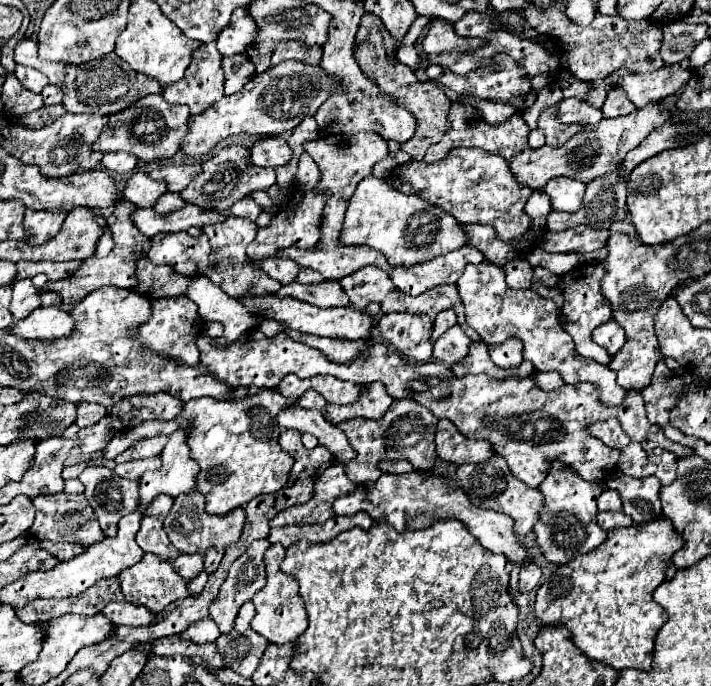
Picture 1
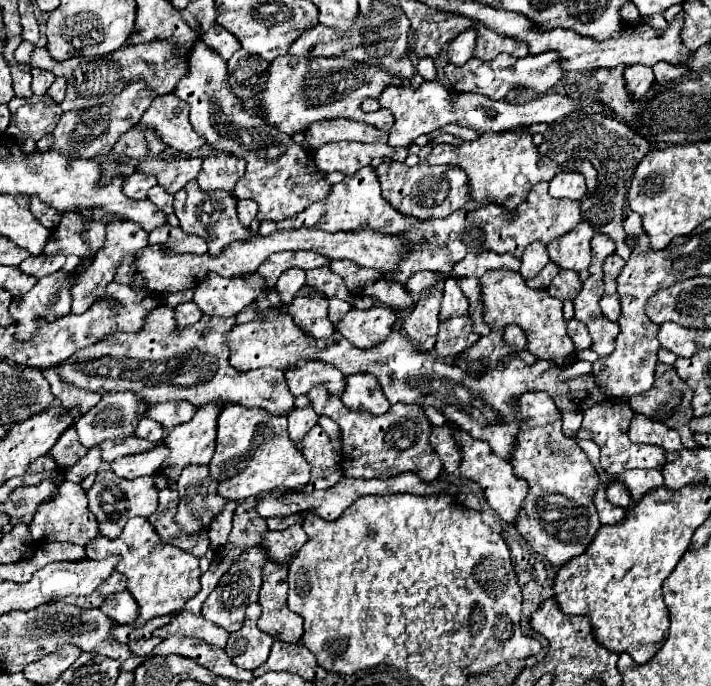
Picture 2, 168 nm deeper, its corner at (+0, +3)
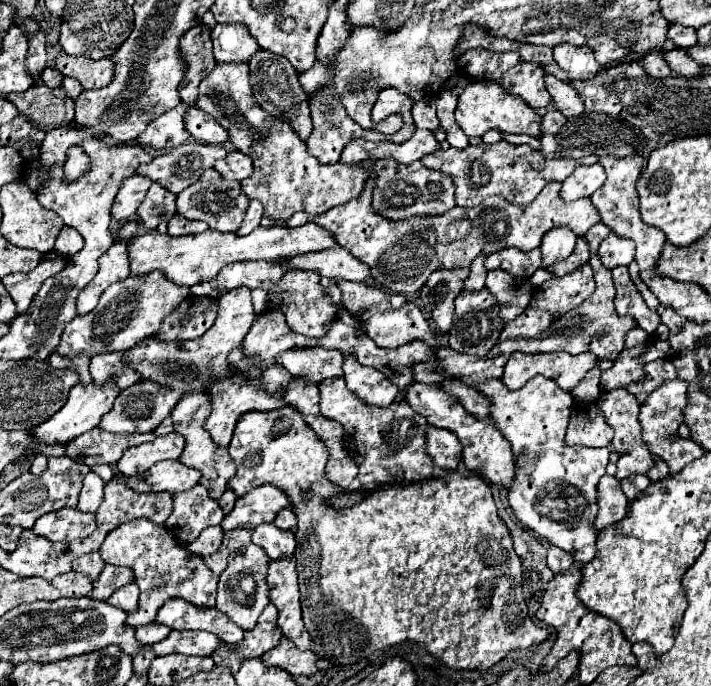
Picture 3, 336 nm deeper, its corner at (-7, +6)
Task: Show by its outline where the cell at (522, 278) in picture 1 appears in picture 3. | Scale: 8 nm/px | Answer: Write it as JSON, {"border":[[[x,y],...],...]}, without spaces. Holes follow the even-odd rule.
{"border":[[[553,228],[549,230],[549,234],[543,236],[541,242],[541,266],[549,268],[555,262],[565,260],[573,248],[575,248],[575,240],[577,236],[573,232],[569,232],[569,228]]]}

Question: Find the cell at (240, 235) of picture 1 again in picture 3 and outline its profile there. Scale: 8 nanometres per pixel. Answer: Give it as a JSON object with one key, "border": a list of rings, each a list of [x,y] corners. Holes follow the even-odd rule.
{"border":[[[209,168],[201,174],[201,178],[177,194],[177,212],[189,220],[203,220],[209,224],[211,230],[217,232],[237,232],[243,222],[249,198],[241,192],[239,182],[227,182],[219,176],[217,170]]]}

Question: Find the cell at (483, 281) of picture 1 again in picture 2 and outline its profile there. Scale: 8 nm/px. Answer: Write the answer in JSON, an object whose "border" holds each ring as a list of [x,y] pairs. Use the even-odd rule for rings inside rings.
{"border":[[[490,271],[480,277],[482,283],[482,299],[484,299],[484,315],[490,323],[492,331],[502,329],[504,325],[516,323],[524,329],[528,337],[528,351],[546,361],[554,361],[558,365],[566,363],[568,353],[574,353],[572,339],[566,335],[566,321],[562,317],[562,301],[546,295],[544,289],[530,289],[520,273],[514,271]]]}

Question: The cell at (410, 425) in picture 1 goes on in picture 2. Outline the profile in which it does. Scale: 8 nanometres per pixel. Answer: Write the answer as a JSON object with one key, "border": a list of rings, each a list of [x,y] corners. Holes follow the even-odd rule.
{"border":[[[314,387],[306,397],[318,416],[330,417],[338,423],[342,431],[342,469],[346,477],[390,479],[400,473],[416,473],[422,481],[434,481],[442,473],[442,463],[428,443],[432,425],[418,405],[396,403],[384,415],[376,417],[368,411],[350,411],[324,387]]]}

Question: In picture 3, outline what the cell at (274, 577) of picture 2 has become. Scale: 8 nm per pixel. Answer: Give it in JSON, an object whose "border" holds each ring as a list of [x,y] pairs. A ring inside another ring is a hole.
{"border":[[[271,560],[267,572],[267,584],[271,588],[271,602],[279,610],[277,626],[285,638],[289,638],[301,650],[313,650],[313,640],[305,630],[299,606],[299,586],[295,560]]]}

